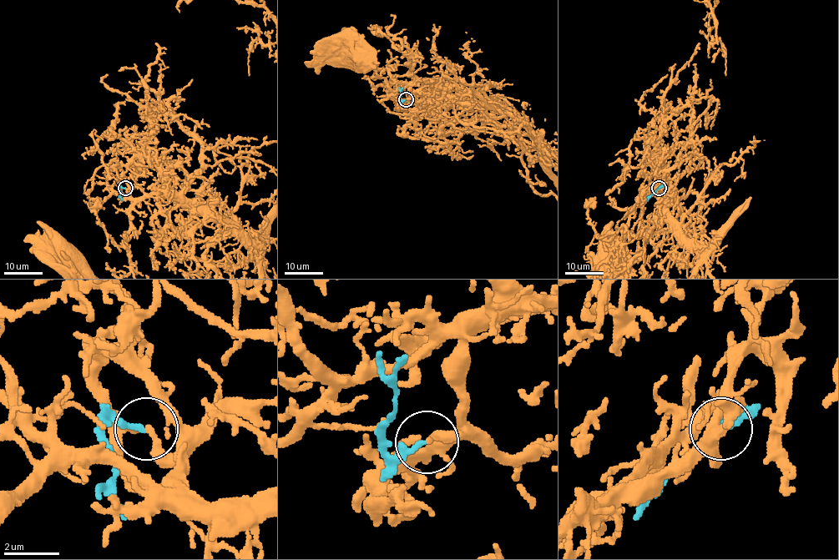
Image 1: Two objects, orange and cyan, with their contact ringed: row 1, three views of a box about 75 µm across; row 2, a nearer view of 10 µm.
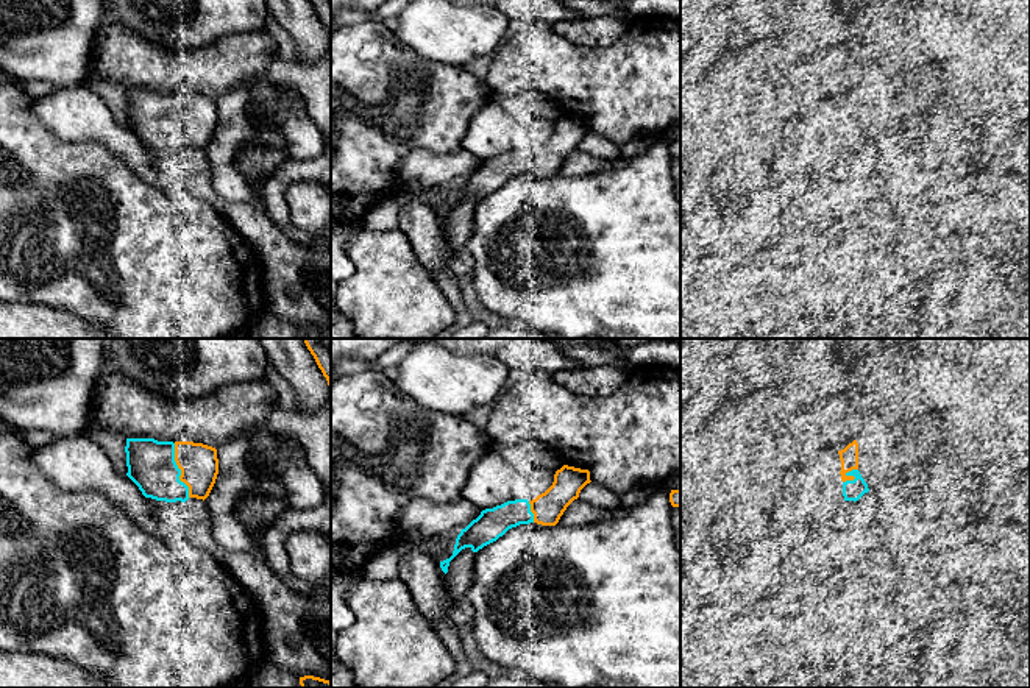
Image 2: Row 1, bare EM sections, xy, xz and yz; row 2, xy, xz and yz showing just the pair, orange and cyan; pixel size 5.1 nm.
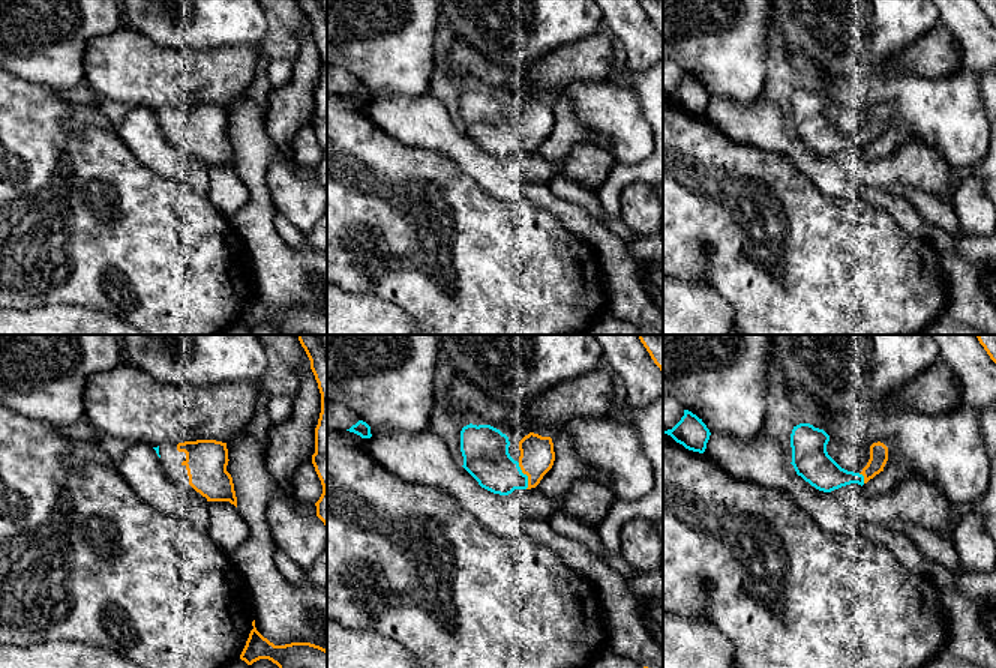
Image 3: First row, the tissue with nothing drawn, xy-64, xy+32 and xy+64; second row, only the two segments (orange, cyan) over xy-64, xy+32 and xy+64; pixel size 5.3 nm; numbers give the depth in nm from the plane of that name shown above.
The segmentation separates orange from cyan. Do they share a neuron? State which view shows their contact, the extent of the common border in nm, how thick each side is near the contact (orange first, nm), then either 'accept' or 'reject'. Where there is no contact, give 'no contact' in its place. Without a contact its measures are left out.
xy | 300 nm | 200/240 nm | accept

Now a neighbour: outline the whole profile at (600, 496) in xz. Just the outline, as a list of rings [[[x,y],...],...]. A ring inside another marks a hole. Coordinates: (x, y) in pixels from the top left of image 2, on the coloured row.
[[[593,482],[581,490],[579,499],[609,513],[620,512],[620,495]]]

